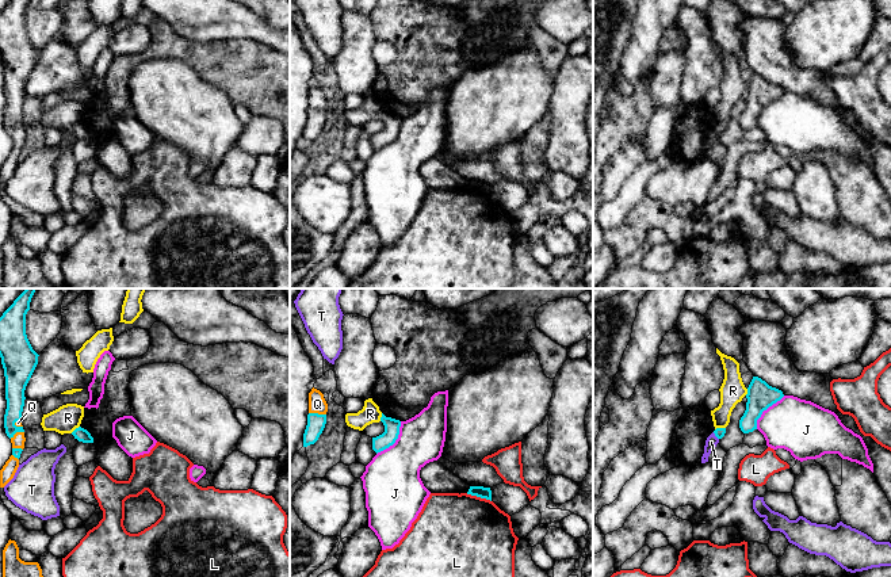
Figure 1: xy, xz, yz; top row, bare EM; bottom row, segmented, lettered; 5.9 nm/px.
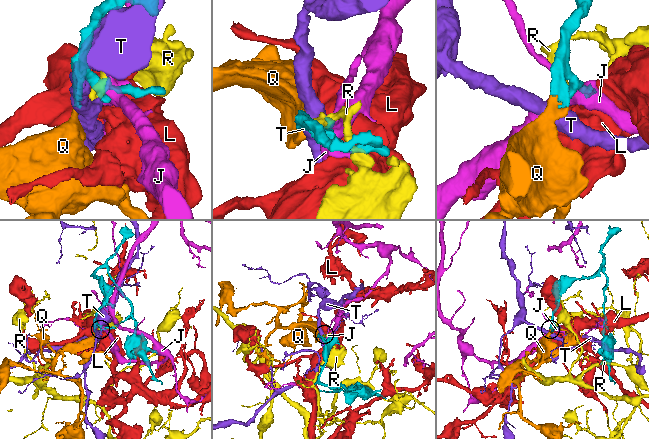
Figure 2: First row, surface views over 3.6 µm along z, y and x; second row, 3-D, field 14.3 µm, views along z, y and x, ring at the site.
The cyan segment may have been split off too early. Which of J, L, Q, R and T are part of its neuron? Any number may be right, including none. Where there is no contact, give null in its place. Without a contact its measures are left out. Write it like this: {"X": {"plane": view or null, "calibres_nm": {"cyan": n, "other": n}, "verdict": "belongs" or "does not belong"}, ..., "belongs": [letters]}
{"J": {"plane": "xz", "calibres_nm": {"cyan": 100, "other": 340}, "verdict": "does not belong"}, "L": {"plane": "xz", "calibres_nm": {"cyan": 70, "other": 500}, "verdict": "does not belong"}, "Q": {"plane": "xz", "calibres_nm": {"cyan": 110, "other": 110}, "verdict": "belongs"}, "R": {"plane": "xy", "calibres_nm": {"cyan": 80, "other": 160}, "verdict": "does not belong"}, "T": {"plane": "yz", "calibres_nm": {"cyan": 60, "other": 70}, "verdict": "does not belong"}, "belongs": ["Q"]}

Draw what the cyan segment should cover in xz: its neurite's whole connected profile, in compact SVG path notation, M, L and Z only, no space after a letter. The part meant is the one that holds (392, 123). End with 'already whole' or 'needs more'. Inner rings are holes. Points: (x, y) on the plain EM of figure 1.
M382 110L381 118L385 122L385 129L376 134L372 134L372 146L378 150L395 140L399 131L401 118L386 114Z; already whole

